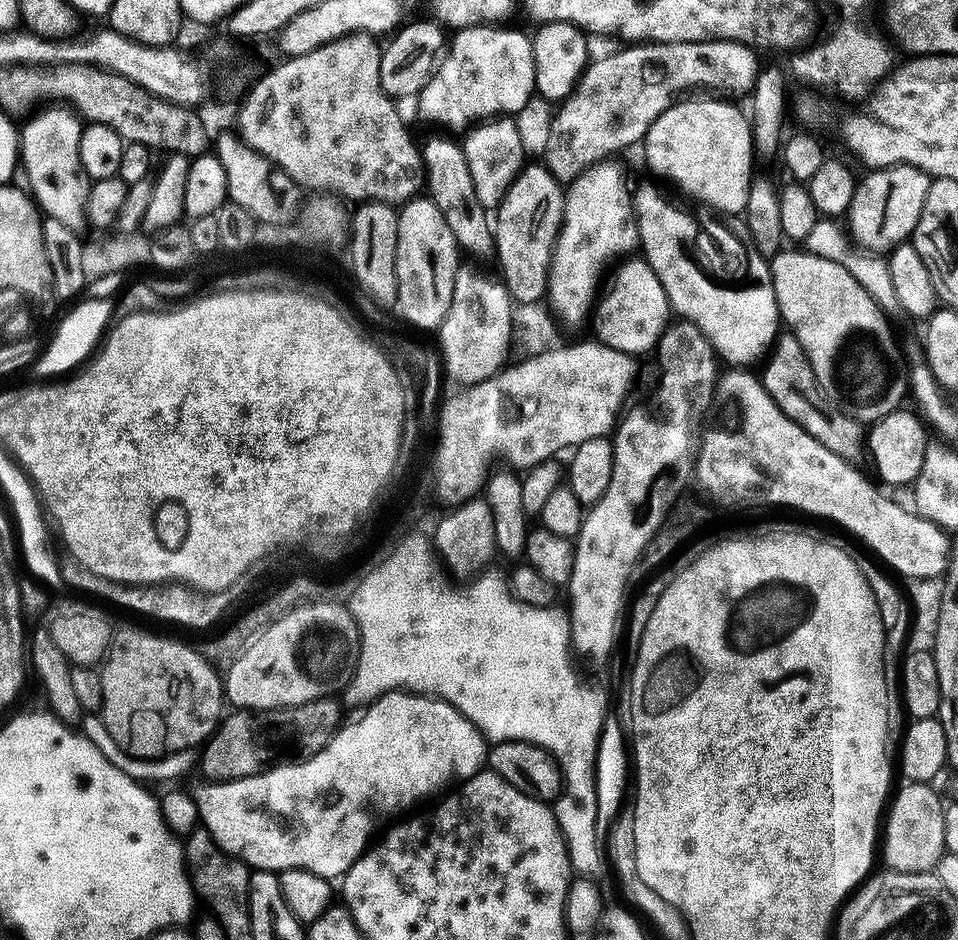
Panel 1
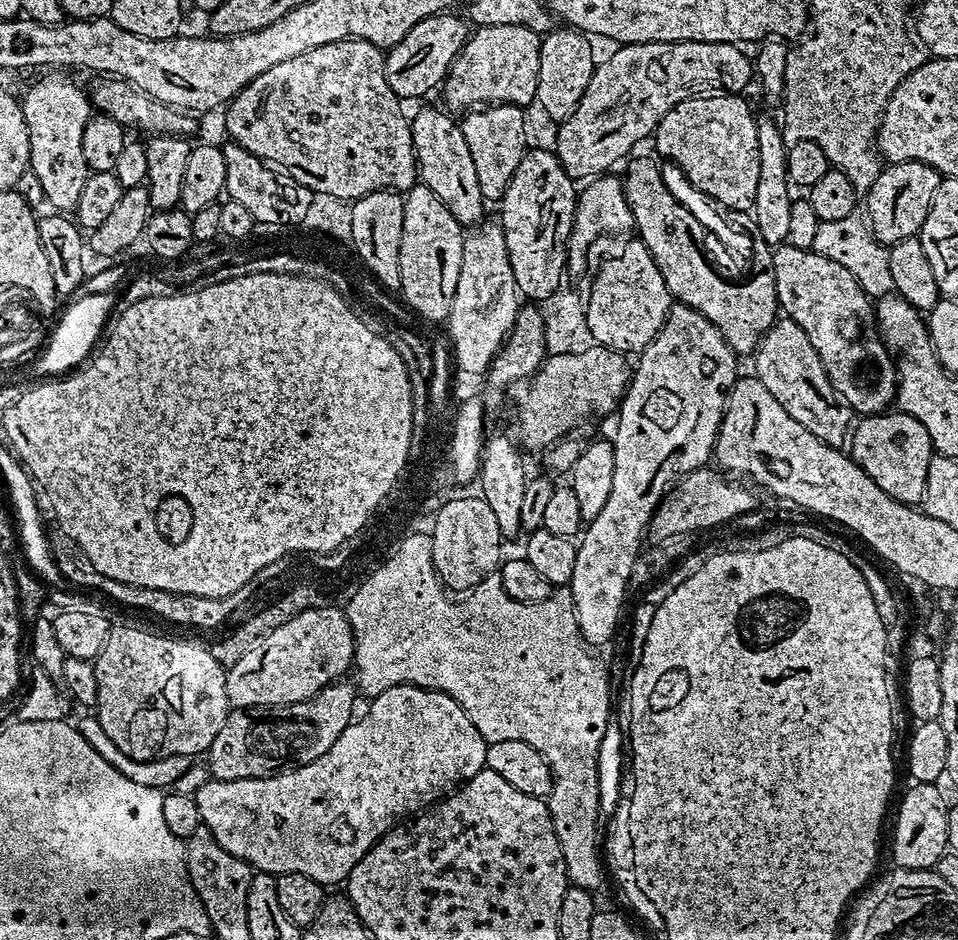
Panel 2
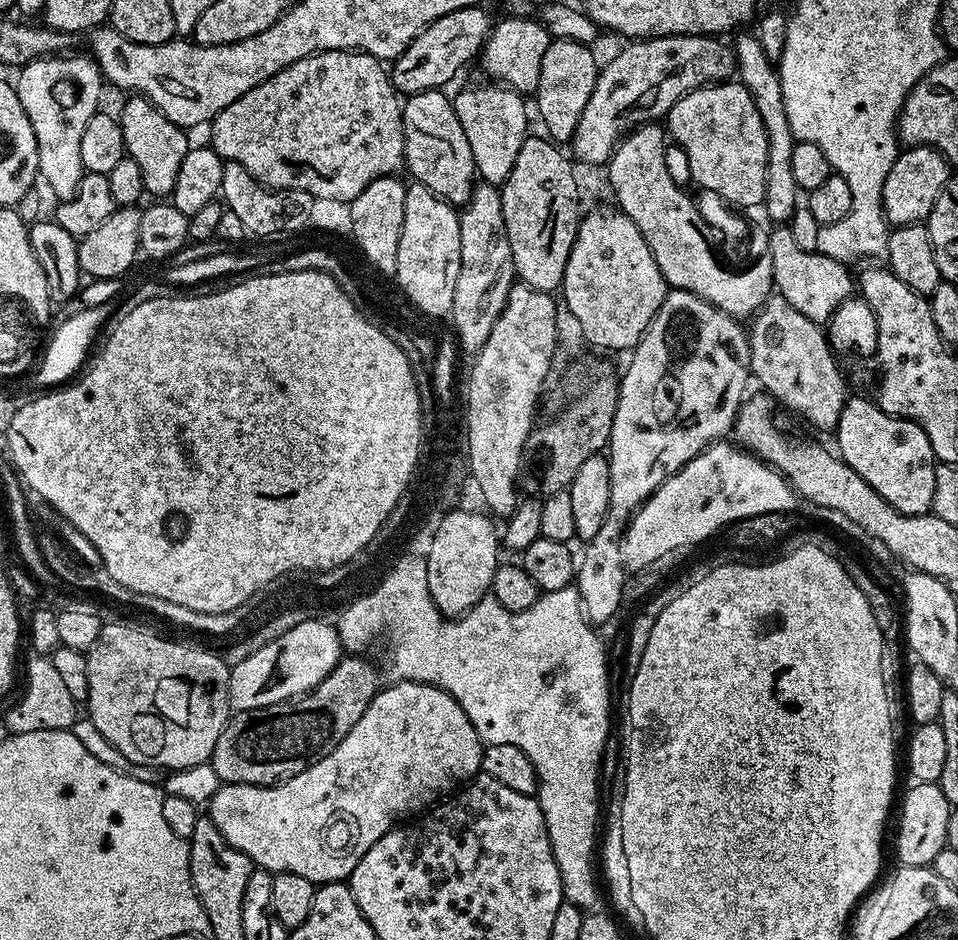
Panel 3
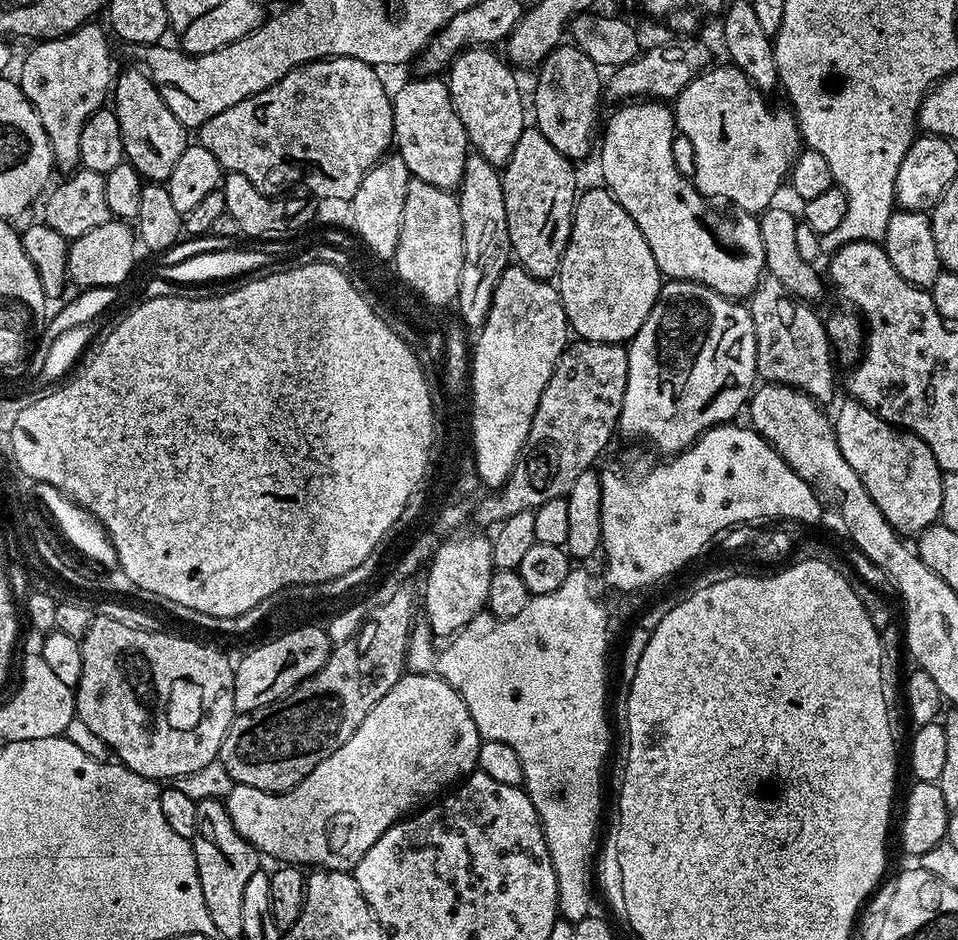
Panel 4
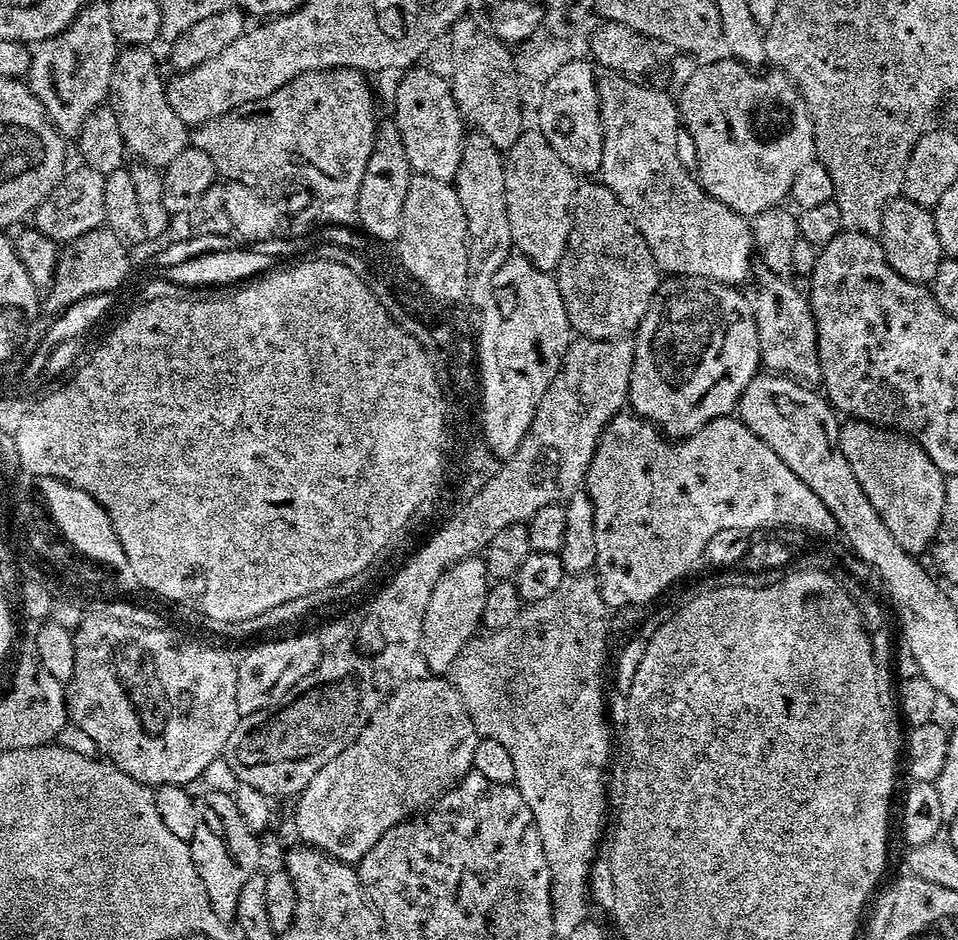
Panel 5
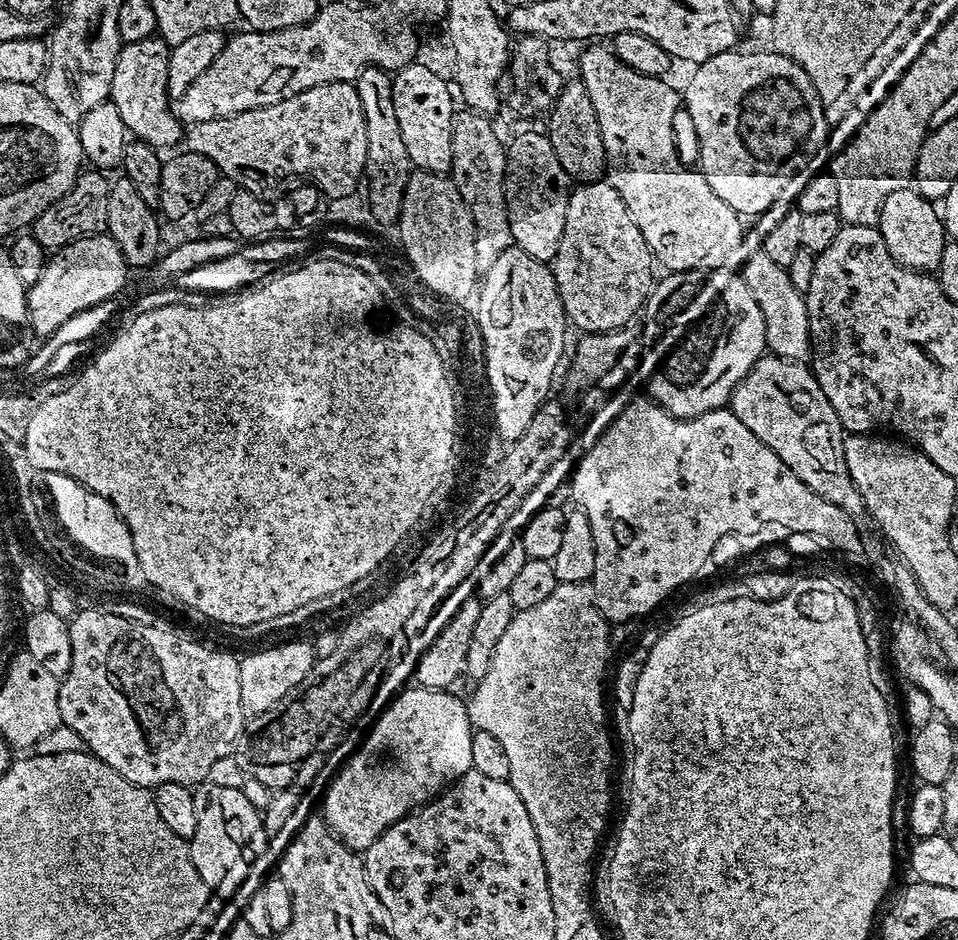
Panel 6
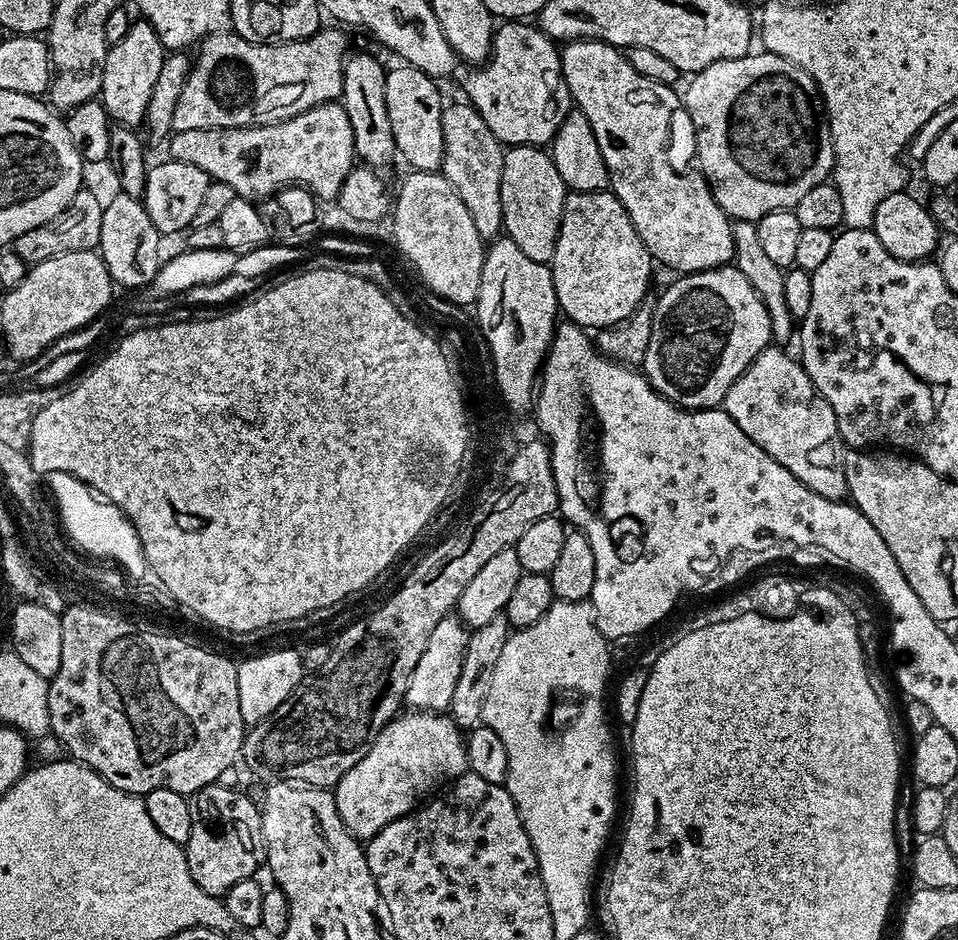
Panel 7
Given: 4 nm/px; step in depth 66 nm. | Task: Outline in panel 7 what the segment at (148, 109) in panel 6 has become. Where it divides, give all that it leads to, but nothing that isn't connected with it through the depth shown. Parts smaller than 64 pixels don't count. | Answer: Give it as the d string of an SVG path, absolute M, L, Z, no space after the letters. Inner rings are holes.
M147 22L141 24L141 28L130 29L117 44L115 41L109 47L104 78L99 90L109 117L115 118L121 125L133 130L139 129L139 124L141 127L145 123L150 98L154 94L155 83L158 82L158 76L162 74L162 66L166 59L164 44L152 25Z

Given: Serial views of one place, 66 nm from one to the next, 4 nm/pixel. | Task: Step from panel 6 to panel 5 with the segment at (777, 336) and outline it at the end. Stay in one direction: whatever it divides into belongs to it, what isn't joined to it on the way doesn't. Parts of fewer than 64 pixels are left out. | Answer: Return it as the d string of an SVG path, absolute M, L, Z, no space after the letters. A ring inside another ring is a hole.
M758 266L753 269L754 292L750 294L750 302L758 330L760 361L767 371L776 366L777 374L787 374L812 384L821 376L816 320L807 295L787 280L787 277L770 268Z

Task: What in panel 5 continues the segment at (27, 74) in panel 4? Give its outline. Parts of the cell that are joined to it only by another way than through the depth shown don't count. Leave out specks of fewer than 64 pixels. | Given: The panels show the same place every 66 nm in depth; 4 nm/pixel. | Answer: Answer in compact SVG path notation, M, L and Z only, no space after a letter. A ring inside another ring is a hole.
M77 18L54 38L35 45L26 83L42 102L49 120L61 133L79 129L84 119L109 99L112 71L118 55L118 41L111 22Z

